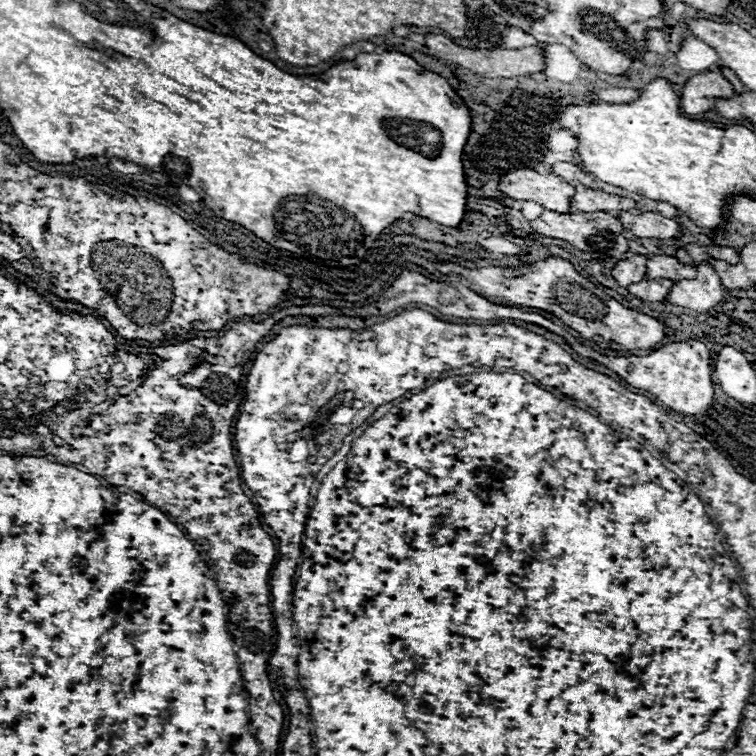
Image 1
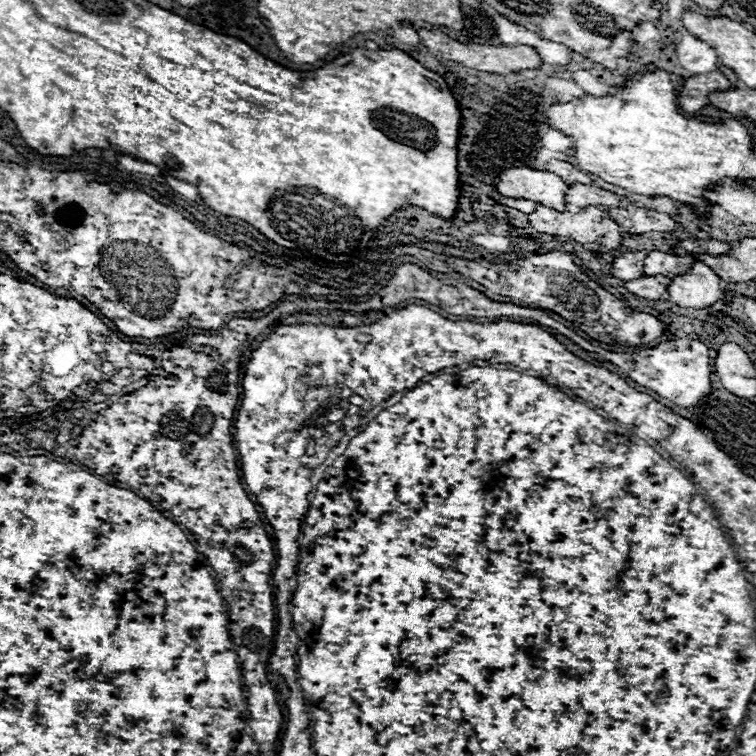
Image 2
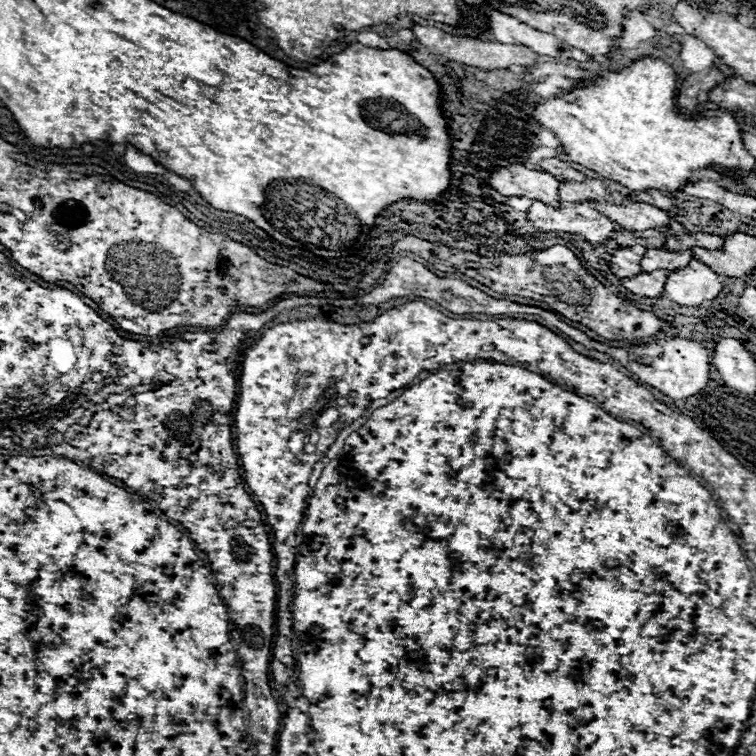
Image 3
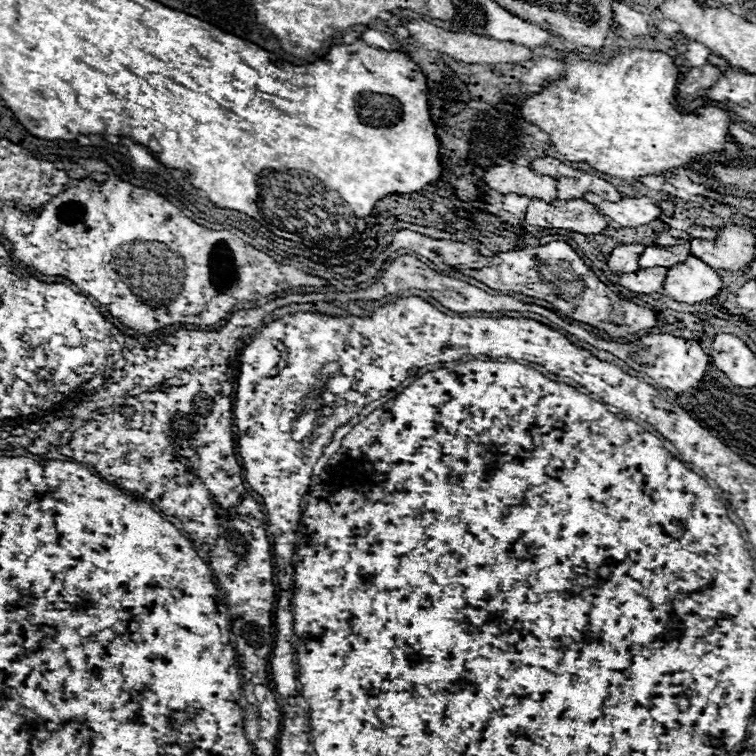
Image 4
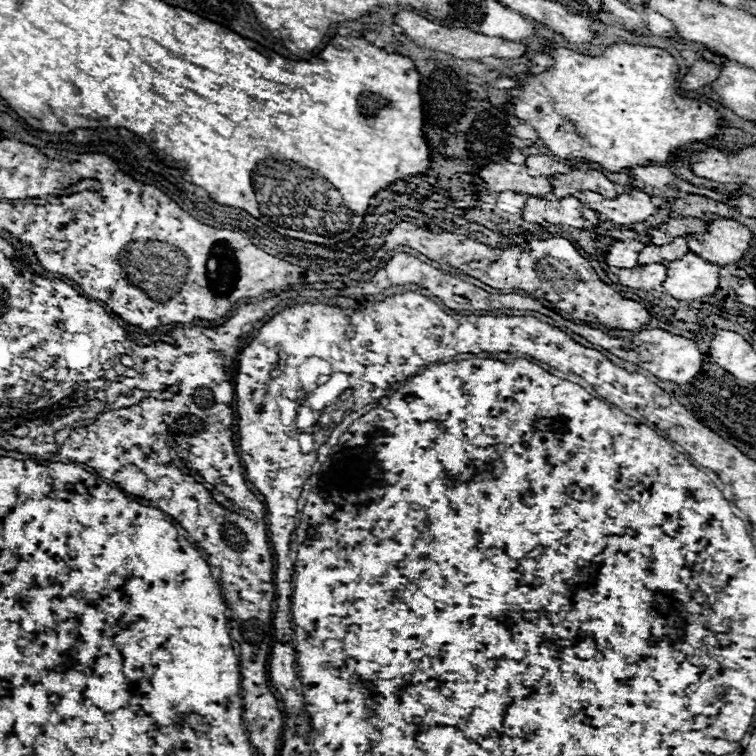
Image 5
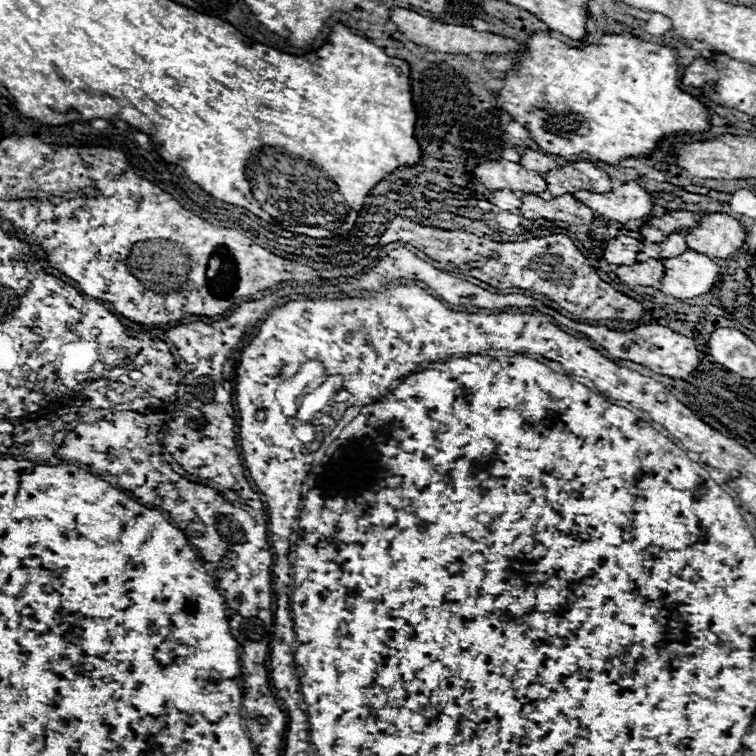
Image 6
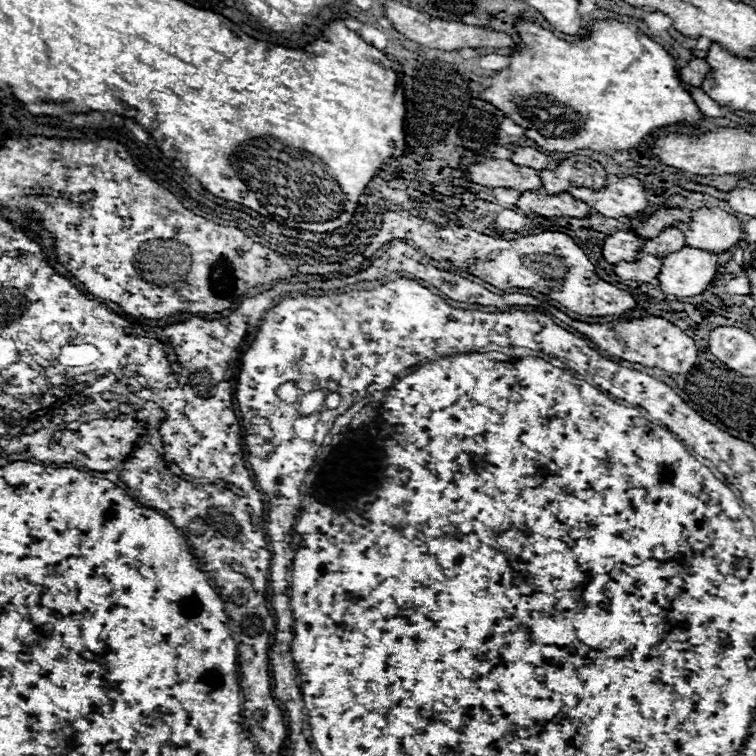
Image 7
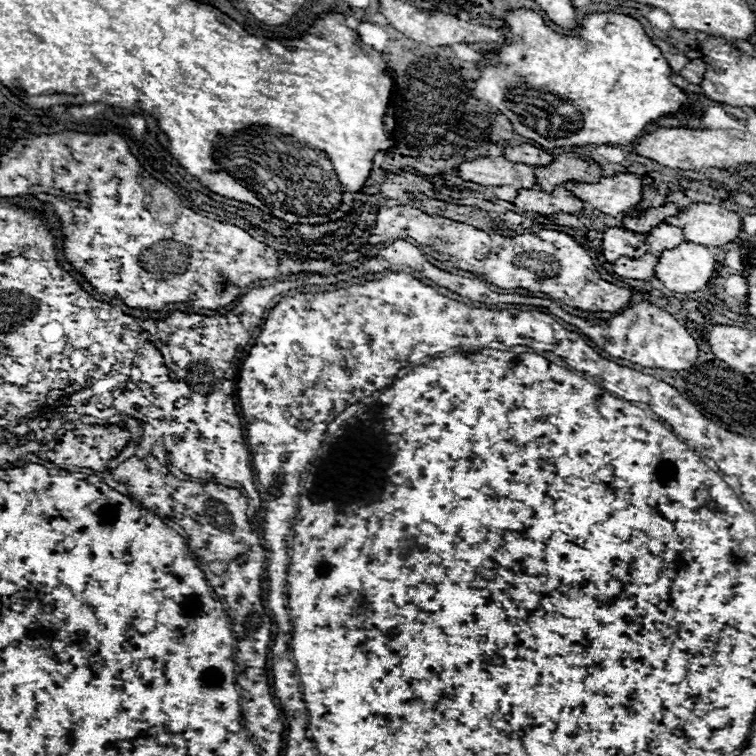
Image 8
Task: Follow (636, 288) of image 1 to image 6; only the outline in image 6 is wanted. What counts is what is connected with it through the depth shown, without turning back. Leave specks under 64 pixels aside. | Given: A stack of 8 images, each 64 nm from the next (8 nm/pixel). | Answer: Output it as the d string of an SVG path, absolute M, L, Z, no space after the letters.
M638 262L634 266L616 266L614 274L624 284L636 284L636 286L658 286L664 278L664 266L662 262Z

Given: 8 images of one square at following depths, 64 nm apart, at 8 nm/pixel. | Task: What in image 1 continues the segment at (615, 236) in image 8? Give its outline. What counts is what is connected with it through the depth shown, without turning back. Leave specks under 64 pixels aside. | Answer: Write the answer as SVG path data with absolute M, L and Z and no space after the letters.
M634 256L632 260L620 260L614 266L612 276L622 288L628 288L630 284L638 284L646 278L646 258L644 256Z

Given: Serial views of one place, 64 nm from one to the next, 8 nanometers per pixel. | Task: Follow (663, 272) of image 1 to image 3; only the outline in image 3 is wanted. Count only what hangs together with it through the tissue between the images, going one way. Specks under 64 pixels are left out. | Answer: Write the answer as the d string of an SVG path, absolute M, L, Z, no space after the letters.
M648 250L642 258L642 272L654 272L654 270L666 270L674 272L682 266L688 266L692 260L692 250L684 252L666 252L666 250Z

